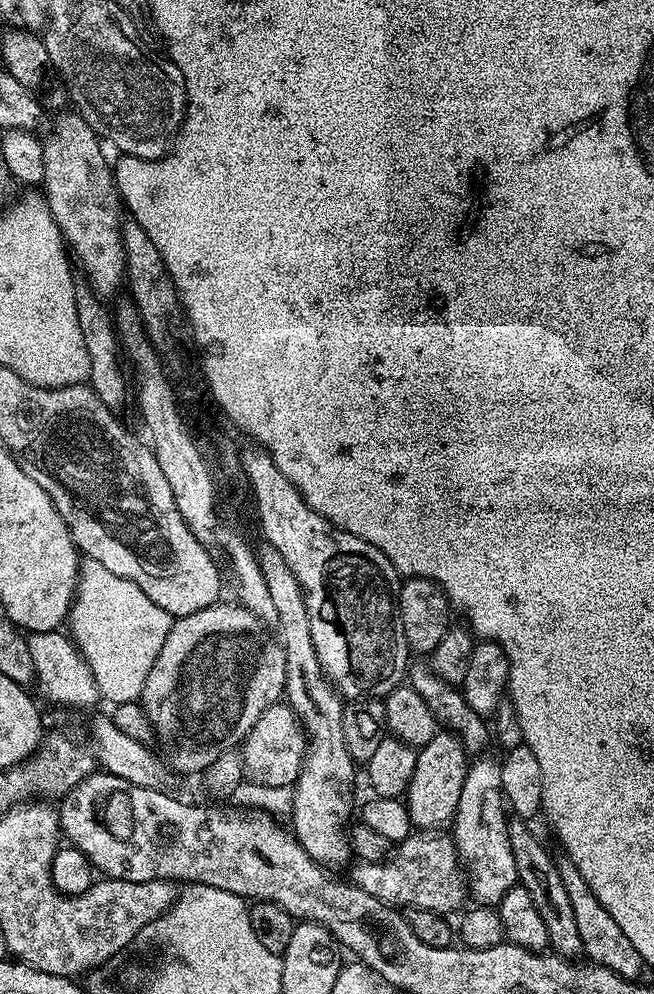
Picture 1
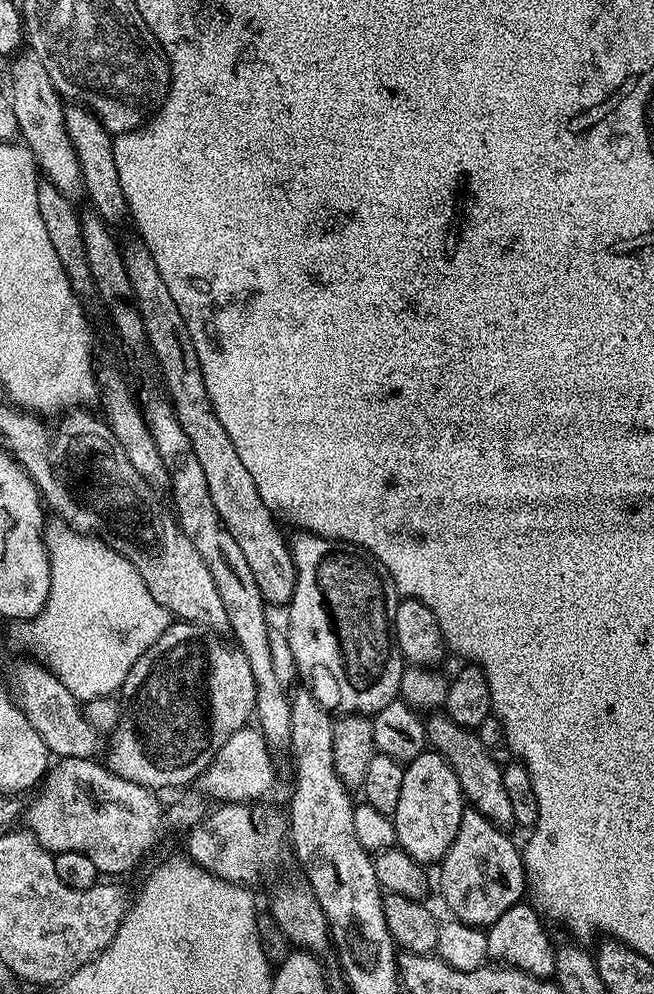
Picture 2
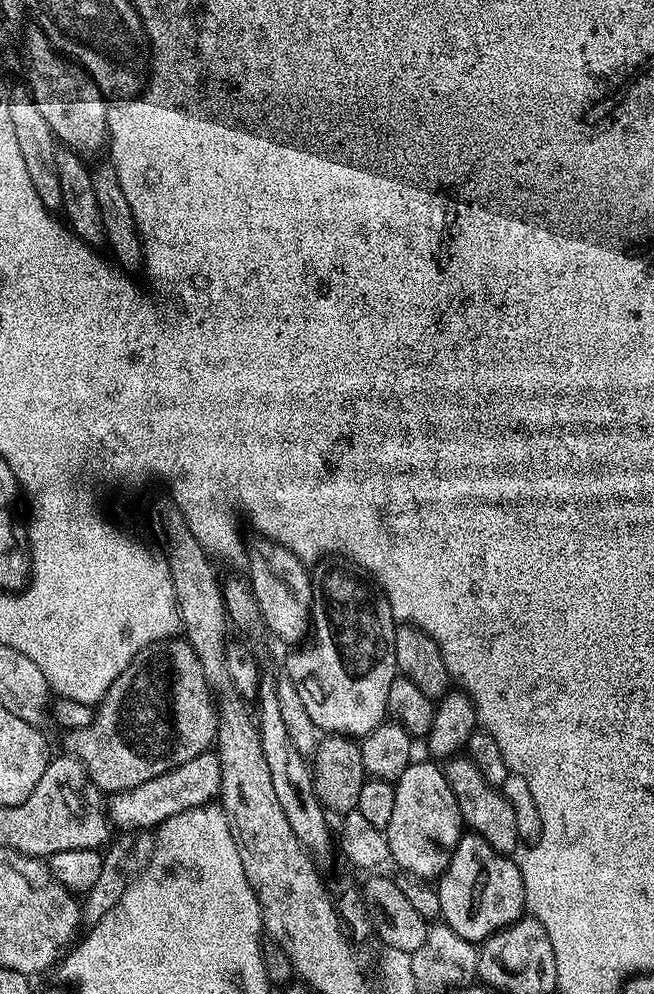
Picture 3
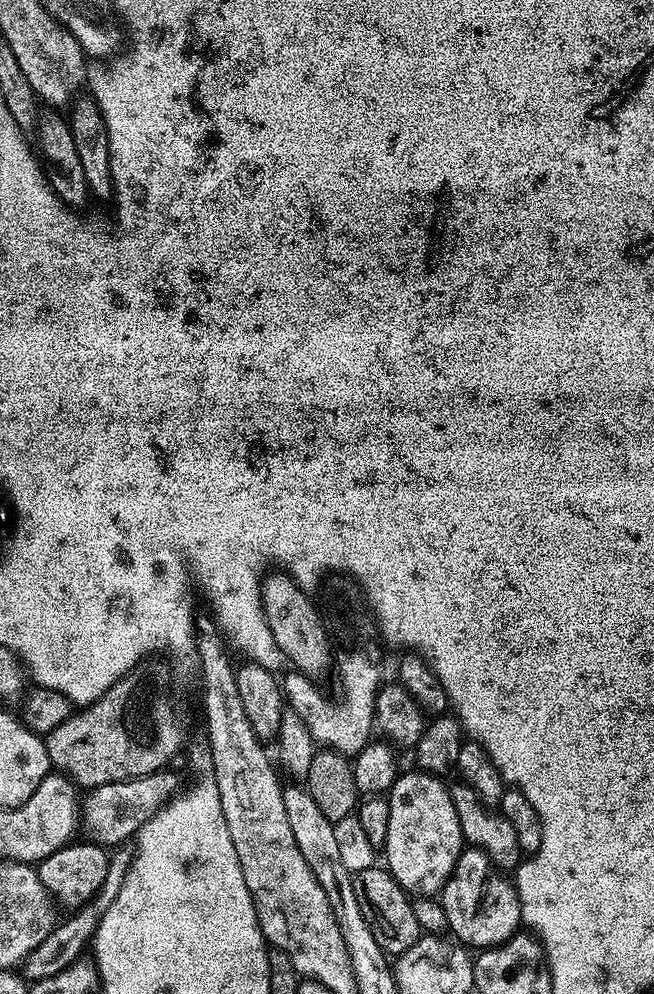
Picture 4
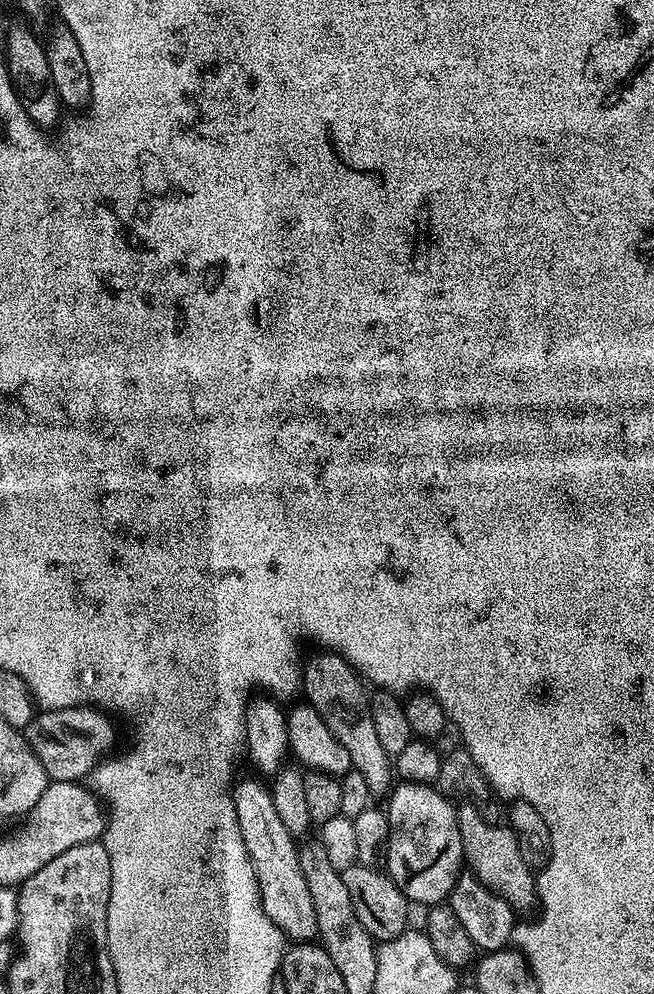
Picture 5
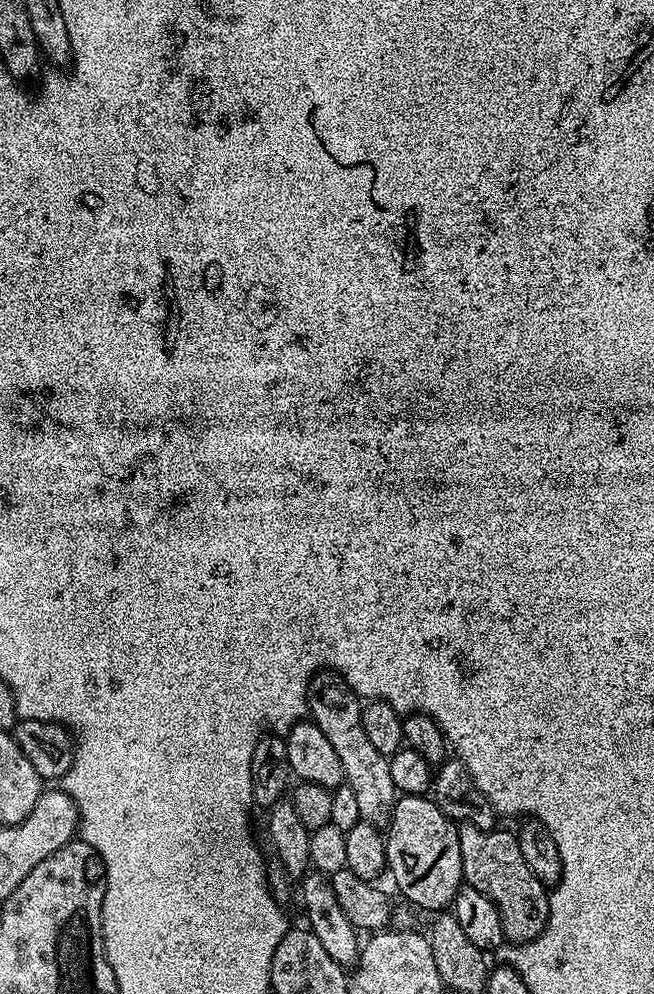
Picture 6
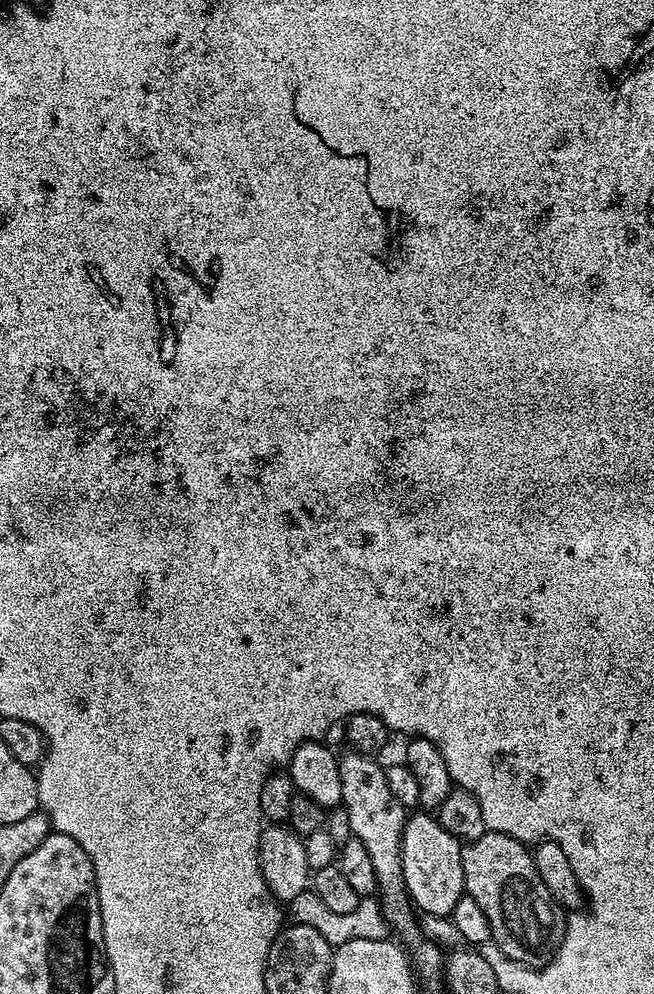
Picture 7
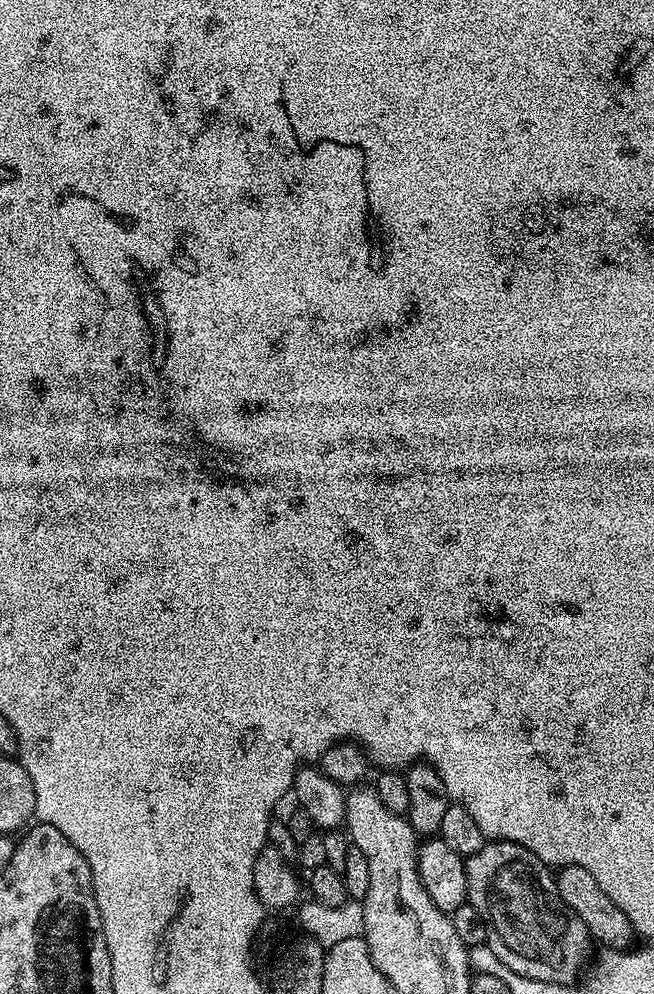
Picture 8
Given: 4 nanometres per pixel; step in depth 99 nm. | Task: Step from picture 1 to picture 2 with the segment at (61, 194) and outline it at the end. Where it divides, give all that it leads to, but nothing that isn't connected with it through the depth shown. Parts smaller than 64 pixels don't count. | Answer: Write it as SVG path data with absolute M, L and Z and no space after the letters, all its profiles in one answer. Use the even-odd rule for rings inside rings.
M24 50L12 62L10 99L17 119L19 139L31 150L46 180L65 196L75 197L75 192L81 191L82 179L78 154L74 152L64 125L65 101L57 94L54 82L50 82L50 74L46 74L46 66L42 66L42 58L38 58L38 54Z

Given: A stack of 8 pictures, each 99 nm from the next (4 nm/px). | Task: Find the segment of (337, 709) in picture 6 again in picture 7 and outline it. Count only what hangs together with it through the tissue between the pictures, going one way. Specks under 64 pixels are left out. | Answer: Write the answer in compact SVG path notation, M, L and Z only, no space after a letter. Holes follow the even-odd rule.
M348 750L345 756L339 757L340 777L342 778L342 798L340 803L350 814L350 830L354 839L366 846L366 854L370 854L370 863L374 866L378 899L383 905L384 918L394 929L400 928L408 932L417 927L417 919L412 919L413 905L408 898L402 878L402 850L400 843L404 837L406 810L390 794L390 786L386 786L386 774L381 765L376 765L371 755L355 750Z

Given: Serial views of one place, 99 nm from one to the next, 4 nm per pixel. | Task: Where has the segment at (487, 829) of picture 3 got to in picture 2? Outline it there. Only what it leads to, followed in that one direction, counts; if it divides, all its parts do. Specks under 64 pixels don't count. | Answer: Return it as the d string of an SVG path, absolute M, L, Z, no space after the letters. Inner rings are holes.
M432 714L426 720L426 744L453 768L465 801L475 812L485 816L497 828L507 829L513 823L514 809L502 782L503 767L496 763L486 746L482 746L479 735L473 729L458 726L458 722L454 722L447 714Z

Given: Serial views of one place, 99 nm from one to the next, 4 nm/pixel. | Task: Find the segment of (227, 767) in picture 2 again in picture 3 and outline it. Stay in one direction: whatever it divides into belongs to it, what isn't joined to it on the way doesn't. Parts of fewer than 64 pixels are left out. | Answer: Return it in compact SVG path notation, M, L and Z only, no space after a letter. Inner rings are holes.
M209 750L198 754L198 758L190 758L182 766L162 774L158 778L152 778L150 782L144 782L142 786L134 786L125 792L111 793L106 804L108 819L120 830L152 830L164 823L174 814L182 814L191 808L201 808L203 804L211 804L220 794L220 758L215 751Z

